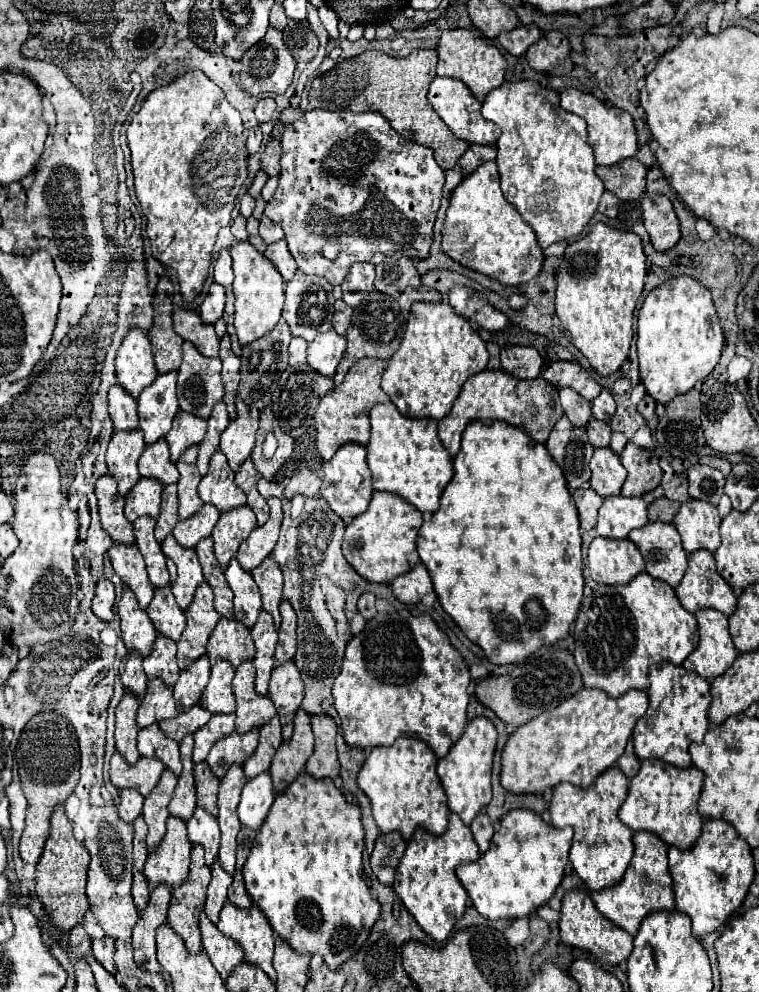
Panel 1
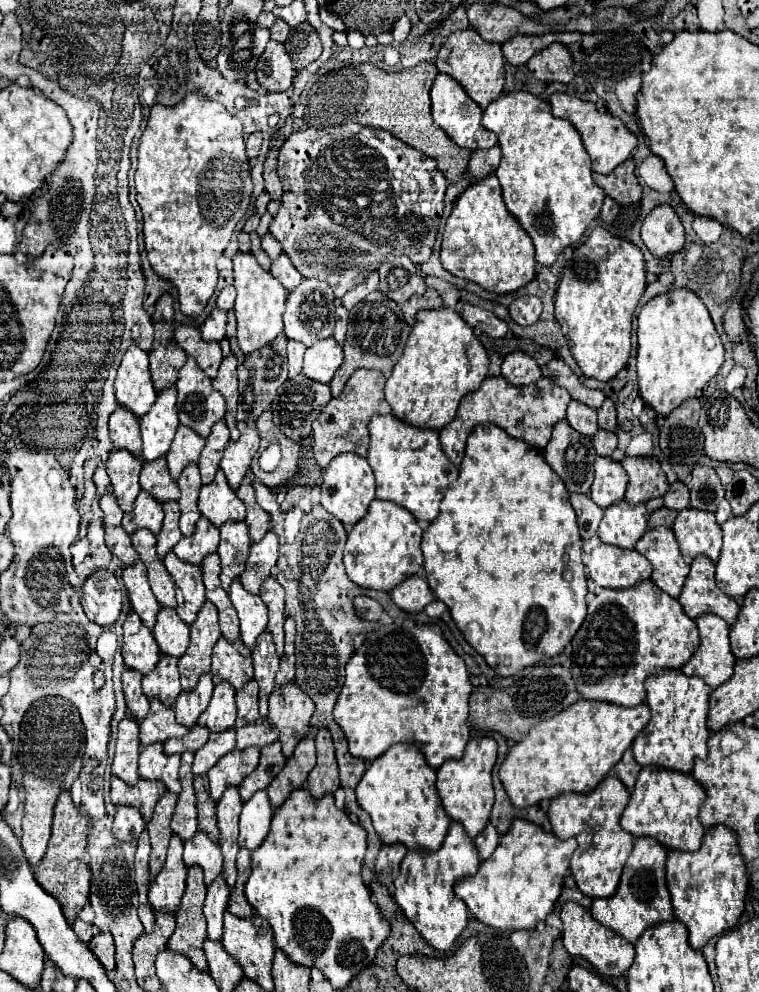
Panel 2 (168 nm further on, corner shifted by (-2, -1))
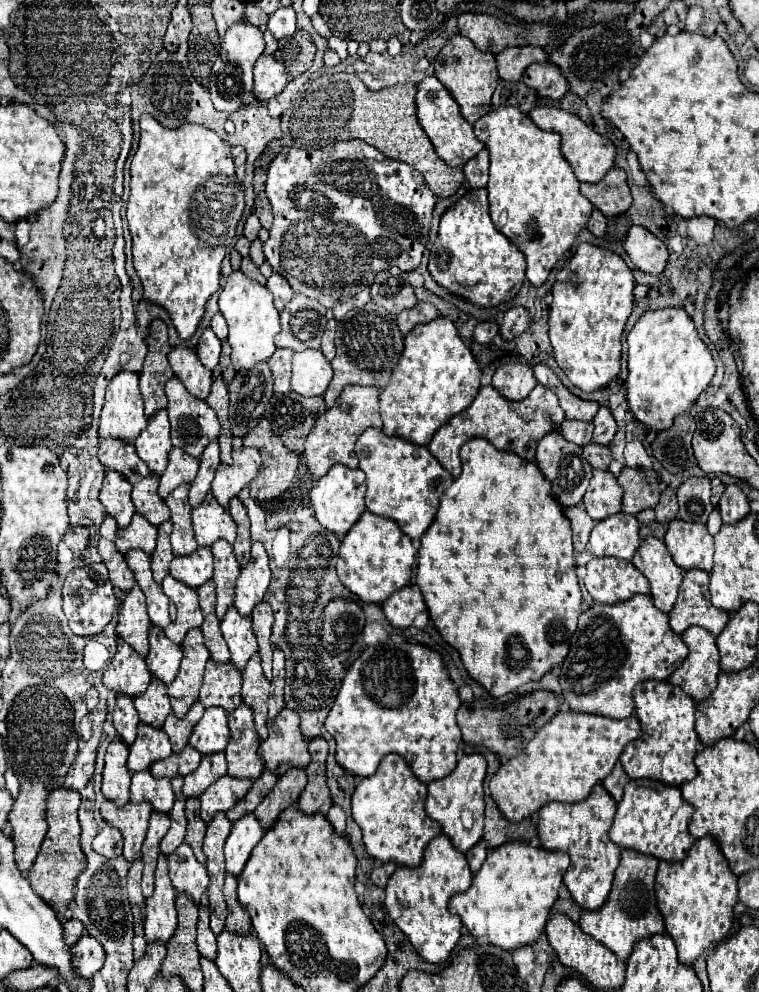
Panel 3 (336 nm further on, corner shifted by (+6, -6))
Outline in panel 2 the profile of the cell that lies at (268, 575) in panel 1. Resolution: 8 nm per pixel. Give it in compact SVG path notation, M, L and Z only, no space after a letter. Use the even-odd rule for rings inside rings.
M268 577L260 589L260 599L268 607L268 631L272 633L276 653L282 655L282 649L284 649L284 631L282 631L282 625L284 625L284 589L280 587L278 581Z

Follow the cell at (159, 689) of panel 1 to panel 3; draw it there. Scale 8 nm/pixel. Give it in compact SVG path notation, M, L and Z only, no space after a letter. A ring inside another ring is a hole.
M150 724L138 726L138 738L130 746L128 768L130 772L138 772L140 768L150 768L152 762L170 756L170 740L162 728L154 728Z

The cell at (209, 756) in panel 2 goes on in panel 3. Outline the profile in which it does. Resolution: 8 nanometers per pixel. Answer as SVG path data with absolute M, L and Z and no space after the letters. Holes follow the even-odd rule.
M216 752L212 756L204 754L200 766L184 776L184 786L182 792L186 798L190 796L200 796L214 780L226 774L226 758L224 752Z

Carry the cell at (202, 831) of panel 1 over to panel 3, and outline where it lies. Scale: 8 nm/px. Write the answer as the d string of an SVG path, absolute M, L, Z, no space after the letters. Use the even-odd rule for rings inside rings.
M184 842L176 852L168 856L168 870L170 870L170 880L172 886L178 892L188 892L194 902L200 902L202 892L208 888L208 870L206 864L200 864L192 852L192 848Z

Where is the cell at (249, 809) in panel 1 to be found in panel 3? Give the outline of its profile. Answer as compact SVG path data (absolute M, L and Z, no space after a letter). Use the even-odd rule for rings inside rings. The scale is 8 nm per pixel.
M244 814L242 818L238 818L232 826L232 832L226 840L226 872L238 876L246 864L246 860L250 858L250 852L254 850L254 846L262 840L264 836L264 828L260 826L260 822L256 820L254 814Z

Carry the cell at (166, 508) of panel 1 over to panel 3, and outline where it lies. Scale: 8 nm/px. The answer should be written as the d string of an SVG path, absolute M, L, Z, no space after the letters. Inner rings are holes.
M170 520L158 526L158 544L156 544L156 550L152 554L152 572L154 572L154 580L158 584L162 584L164 576L168 574L168 564L174 558L172 548L170 548L170 532L172 532Z

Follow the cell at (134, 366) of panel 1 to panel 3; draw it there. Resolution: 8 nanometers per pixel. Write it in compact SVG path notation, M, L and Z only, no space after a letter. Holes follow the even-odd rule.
M120 370L106 388L106 404L100 414L100 436L132 442L146 428L146 422L138 374Z

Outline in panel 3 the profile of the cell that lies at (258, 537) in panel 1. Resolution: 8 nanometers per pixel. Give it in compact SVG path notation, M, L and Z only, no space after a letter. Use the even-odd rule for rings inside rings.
M252 542L250 562L240 570L236 580L236 598L234 606L242 616L250 616L256 602L260 602L270 584L270 566L268 554L260 542Z

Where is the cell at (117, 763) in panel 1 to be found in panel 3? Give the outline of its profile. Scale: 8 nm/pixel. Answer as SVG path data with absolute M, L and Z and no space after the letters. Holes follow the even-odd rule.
M112 800L102 802L102 818L120 828L124 836L124 858L126 860L136 860L140 858L140 848L146 838L148 830L148 818L152 814L150 802L128 802L124 806L116 806Z

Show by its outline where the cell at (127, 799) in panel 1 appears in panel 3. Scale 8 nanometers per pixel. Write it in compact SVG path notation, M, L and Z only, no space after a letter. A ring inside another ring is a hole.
M110 824L104 826L100 830L100 834L94 838L92 846L102 856L108 856L108 858L122 856L122 836L120 836L120 830L114 828L114 826L110 826Z

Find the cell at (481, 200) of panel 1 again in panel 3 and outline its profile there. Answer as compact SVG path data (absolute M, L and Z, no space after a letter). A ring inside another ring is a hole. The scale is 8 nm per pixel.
M484 188L468 192L444 212L428 262L428 270L440 286L476 306L498 306L518 294L524 284L524 268L524 254L492 224Z

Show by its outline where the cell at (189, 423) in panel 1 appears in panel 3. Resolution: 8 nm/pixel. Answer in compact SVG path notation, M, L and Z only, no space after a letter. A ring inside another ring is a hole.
M174 446L168 454L168 466L166 472L160 476L160 488L158 488L158 496L166 498L176 486L184 484L184 482L192 482L194 476L198 472L198 460L192 458L188 452L184 452L182 448Z

